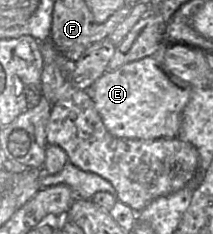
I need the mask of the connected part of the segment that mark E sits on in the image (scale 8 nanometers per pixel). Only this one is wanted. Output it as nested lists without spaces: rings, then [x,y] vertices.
[[[152,55],[127,63],[115,71],[105,72],[89,89],[95,108],[108,132],[117,138],[154,140],[177,138],[181,126],[182,112],[187,105],[192,86],[166,72],[160,63],[160,55]]]

